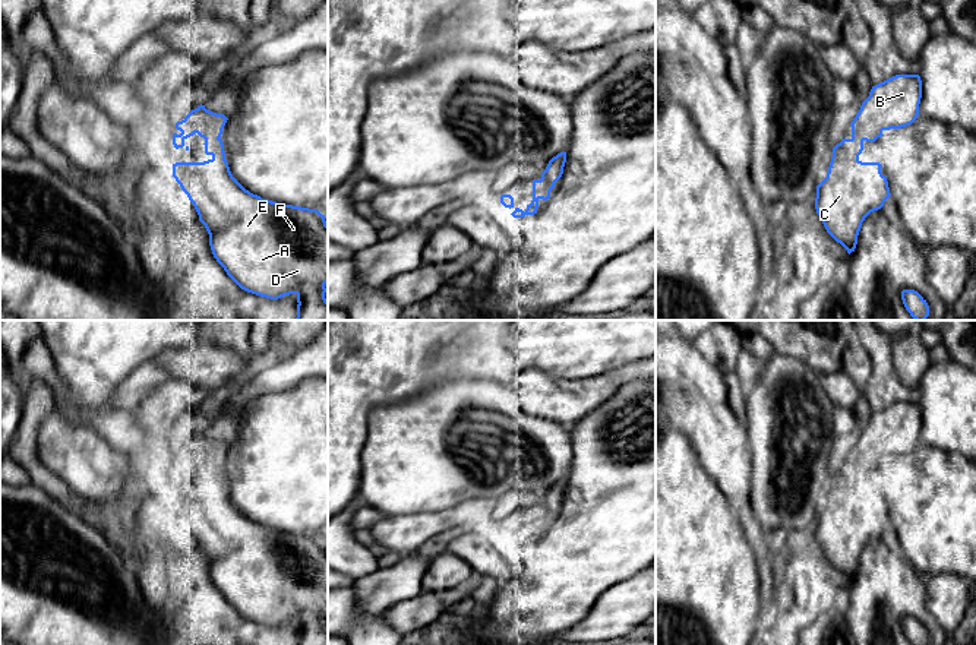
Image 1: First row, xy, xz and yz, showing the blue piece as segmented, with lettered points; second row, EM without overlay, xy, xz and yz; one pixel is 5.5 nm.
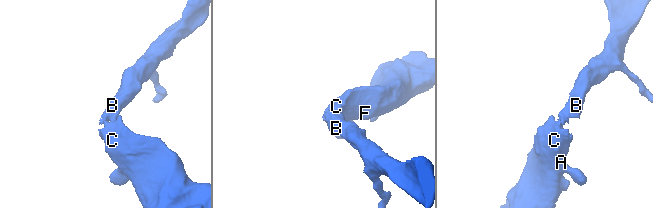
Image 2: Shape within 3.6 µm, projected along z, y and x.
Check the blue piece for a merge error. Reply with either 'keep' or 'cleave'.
keep

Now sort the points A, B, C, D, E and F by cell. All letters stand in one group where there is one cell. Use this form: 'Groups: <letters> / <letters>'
Groups: A B C D E F

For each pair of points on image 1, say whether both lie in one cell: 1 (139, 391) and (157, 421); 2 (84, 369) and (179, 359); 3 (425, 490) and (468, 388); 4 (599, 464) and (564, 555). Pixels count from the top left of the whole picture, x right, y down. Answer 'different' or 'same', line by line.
1: different
2: different
3: same
4: same

